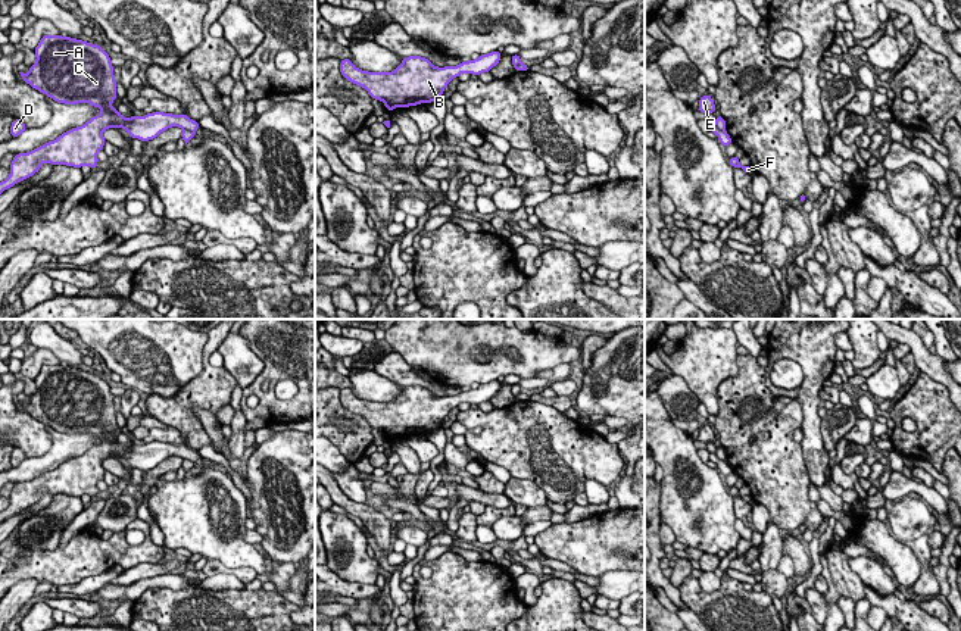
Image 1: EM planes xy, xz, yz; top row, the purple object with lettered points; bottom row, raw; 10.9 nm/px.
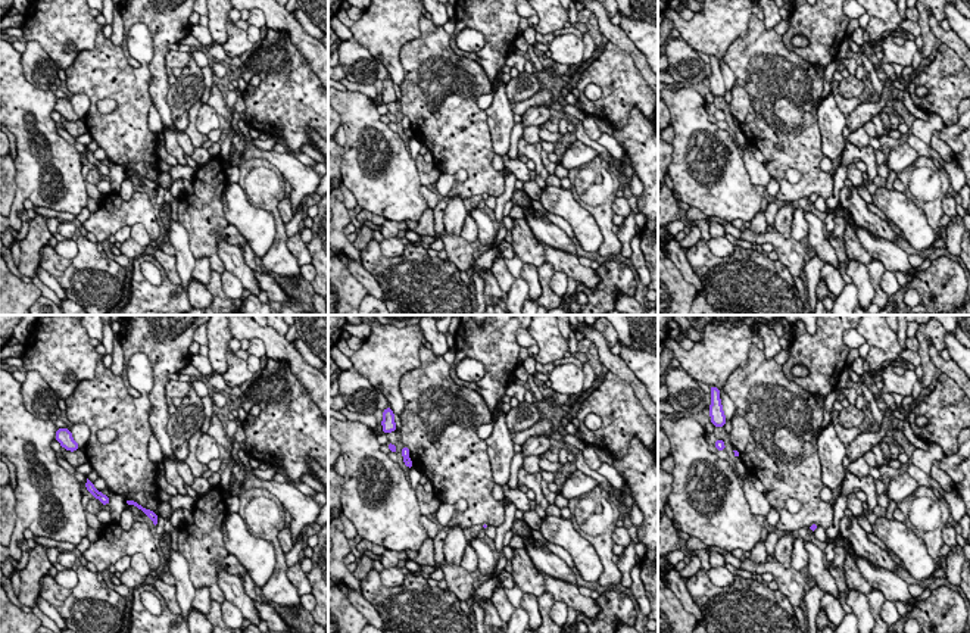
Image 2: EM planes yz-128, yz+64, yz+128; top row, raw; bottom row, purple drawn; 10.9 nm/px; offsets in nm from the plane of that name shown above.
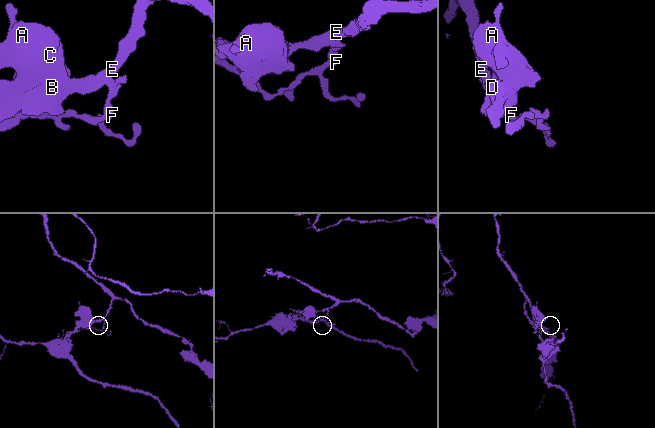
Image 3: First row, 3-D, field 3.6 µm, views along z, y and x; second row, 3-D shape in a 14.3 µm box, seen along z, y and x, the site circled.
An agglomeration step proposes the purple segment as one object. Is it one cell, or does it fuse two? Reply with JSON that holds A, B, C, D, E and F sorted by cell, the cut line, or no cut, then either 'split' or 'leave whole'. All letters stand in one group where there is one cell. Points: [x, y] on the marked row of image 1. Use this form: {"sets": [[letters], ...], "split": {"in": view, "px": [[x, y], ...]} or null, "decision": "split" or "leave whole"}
{"sets": [["A", "B", "C", "D", "E"], ["F"]], "split": {"in": "yz", "px": [[714, 124], [724, 131]]}, "decision": "split"}

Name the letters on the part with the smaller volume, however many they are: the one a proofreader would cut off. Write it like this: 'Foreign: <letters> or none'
Foreign: F

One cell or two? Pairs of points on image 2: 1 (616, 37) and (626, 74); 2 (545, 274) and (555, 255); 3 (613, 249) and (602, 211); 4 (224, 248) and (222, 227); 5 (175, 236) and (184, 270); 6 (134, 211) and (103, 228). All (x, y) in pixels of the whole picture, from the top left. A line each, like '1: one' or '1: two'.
1: two
2: two
3: one
4: two
5: one
6: one

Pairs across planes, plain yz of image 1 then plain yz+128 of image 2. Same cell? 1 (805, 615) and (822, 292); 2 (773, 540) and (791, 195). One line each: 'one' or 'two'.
1: one
2: two

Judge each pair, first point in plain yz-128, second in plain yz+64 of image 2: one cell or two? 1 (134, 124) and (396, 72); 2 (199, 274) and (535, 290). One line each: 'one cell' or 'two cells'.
1: two cells
2: one cell

